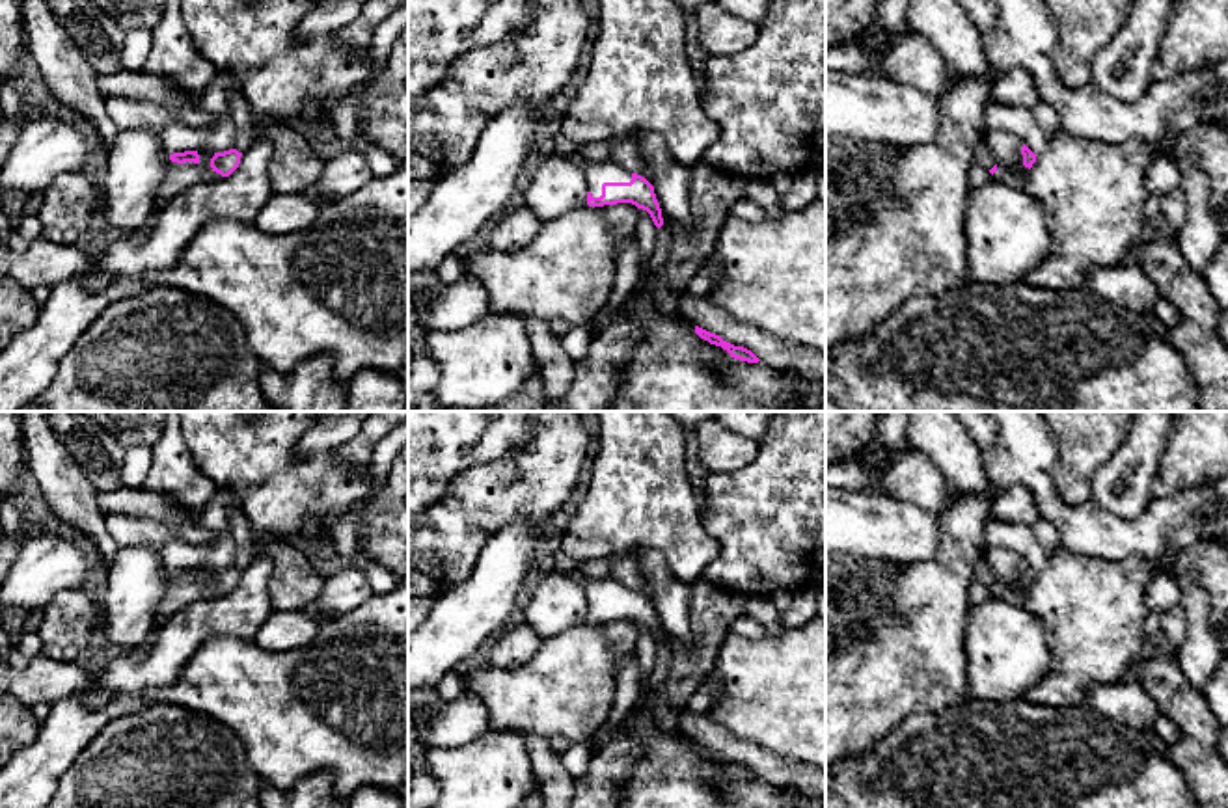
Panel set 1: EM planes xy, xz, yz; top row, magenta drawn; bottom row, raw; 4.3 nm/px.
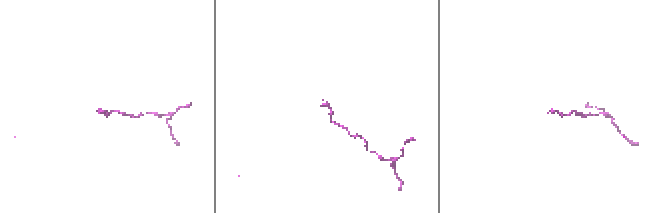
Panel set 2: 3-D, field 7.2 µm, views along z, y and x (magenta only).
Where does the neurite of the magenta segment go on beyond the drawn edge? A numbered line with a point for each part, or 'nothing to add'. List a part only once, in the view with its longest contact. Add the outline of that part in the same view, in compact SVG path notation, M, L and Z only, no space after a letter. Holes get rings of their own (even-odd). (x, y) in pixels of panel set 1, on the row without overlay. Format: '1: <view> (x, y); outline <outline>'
1: xz (597, 591); outline M580 570L568 573L574 581L583 585L587 601L589 601L589 609L593 614L600 614L602 613L602 601L604 599L630 599L632 598L632 588L628 588L626 585L622 585L617 579L589 579L583 577Z

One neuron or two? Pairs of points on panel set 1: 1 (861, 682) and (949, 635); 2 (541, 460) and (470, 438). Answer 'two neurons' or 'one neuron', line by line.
1: one neuron
2: two neurons

